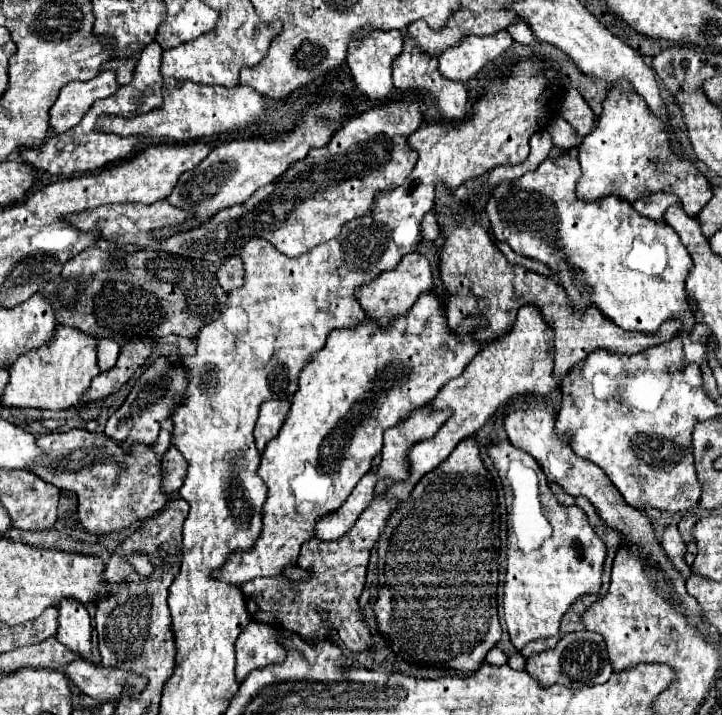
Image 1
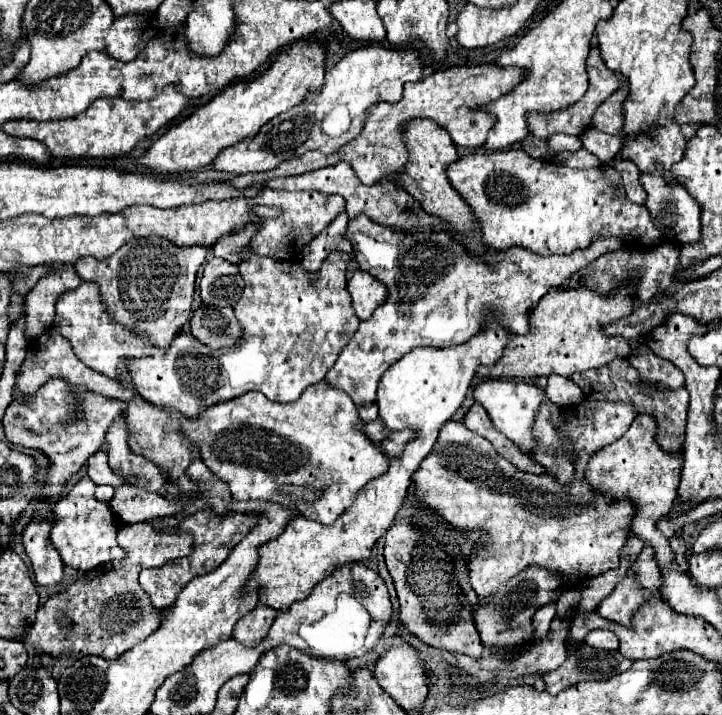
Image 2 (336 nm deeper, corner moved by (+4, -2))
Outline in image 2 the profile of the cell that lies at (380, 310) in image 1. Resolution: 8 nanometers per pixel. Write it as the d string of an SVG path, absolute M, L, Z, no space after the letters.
M355 270L355 274L349 278L349 294L359 320L367 320L373 310L387 300L389 290L381 280L369 276L367 272Z

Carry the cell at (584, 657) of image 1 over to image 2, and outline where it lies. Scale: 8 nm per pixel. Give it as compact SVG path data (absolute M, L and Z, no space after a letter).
M581 646L567 654L567 660L551 672L543 674L545 690L549 694L559 694L561 690L585 682L585 680L607 680L625 672L631 660L619 652L603 652L599 648Z

